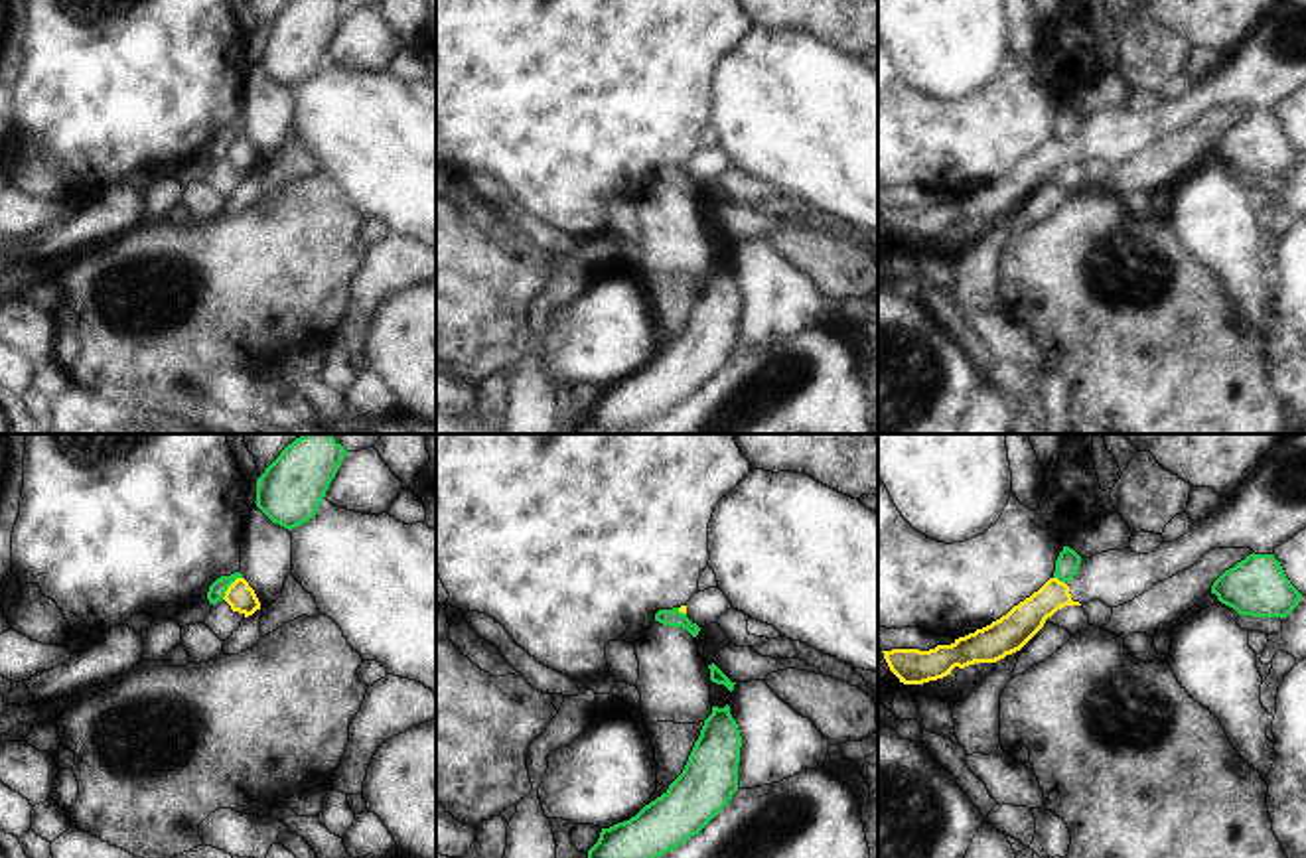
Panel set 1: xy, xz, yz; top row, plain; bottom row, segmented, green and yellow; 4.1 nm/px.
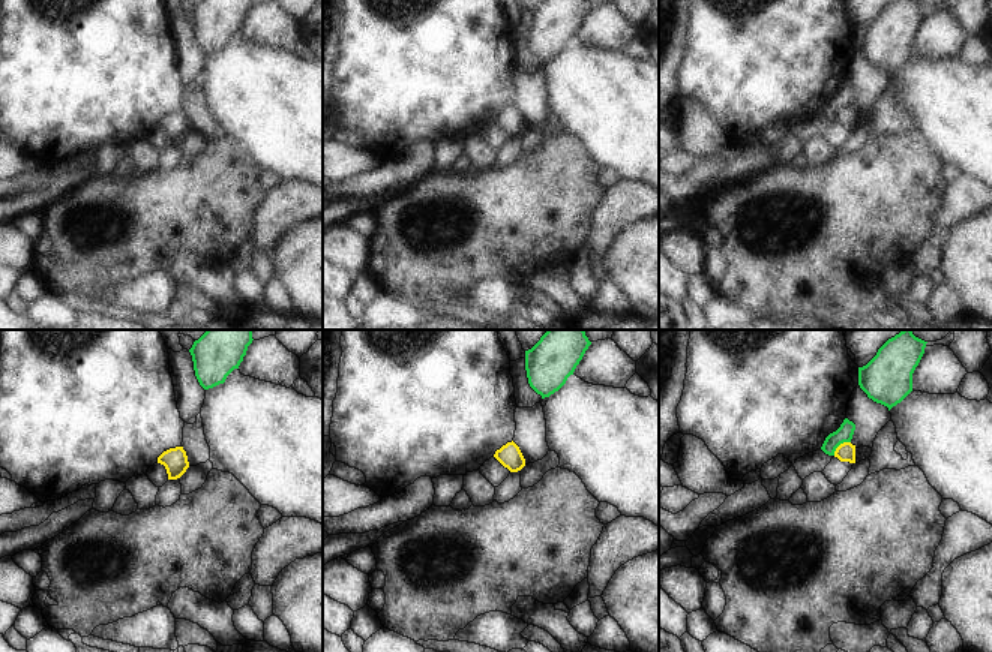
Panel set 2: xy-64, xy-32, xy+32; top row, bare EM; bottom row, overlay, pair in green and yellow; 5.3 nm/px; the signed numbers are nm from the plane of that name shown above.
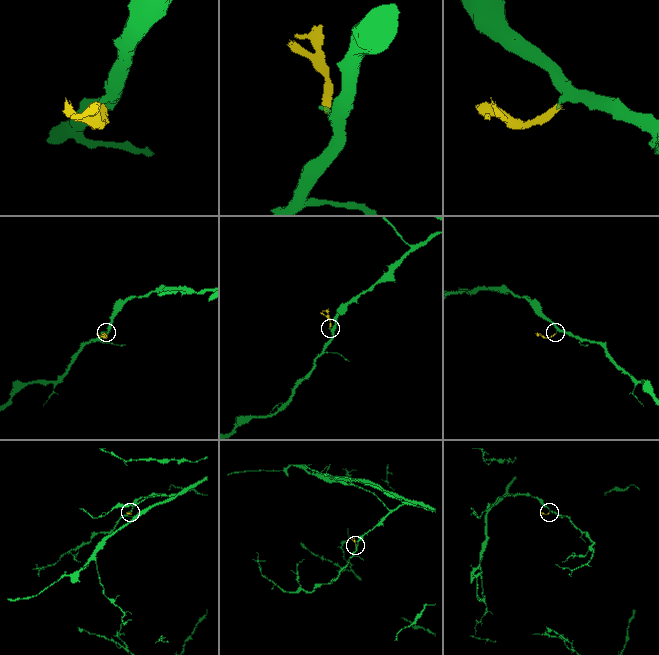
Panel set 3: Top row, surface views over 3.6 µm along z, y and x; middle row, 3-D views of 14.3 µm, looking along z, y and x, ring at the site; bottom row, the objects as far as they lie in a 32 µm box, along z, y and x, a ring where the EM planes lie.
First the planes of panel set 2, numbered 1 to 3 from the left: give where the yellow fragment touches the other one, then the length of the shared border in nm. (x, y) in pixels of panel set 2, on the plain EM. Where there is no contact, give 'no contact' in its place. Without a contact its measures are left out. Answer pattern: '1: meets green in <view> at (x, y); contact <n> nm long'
1: no contact
2: no contact
3: meets green in xy+32 at (839, 108); contact 120 nm long

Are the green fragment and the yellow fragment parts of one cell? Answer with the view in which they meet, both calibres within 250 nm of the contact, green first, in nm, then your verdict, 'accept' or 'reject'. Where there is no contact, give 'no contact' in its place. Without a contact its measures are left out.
xy | 70/120 nm | reject

